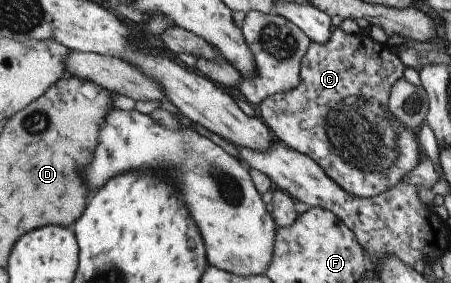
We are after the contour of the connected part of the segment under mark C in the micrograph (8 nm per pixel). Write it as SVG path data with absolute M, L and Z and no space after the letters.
M334 28L327 44L311 41L307 54L301 60L301 82L291 92L269 95L259 103L259 116L277 141L312 158L329 178L333 178L351 196L374 197L391 190L401 183L403 176L417 168L423 158L418 133L405 132L401 124L389 112L389 97L393 84L404 78L405 66L399 56L386 44L369 35L345 34Z

